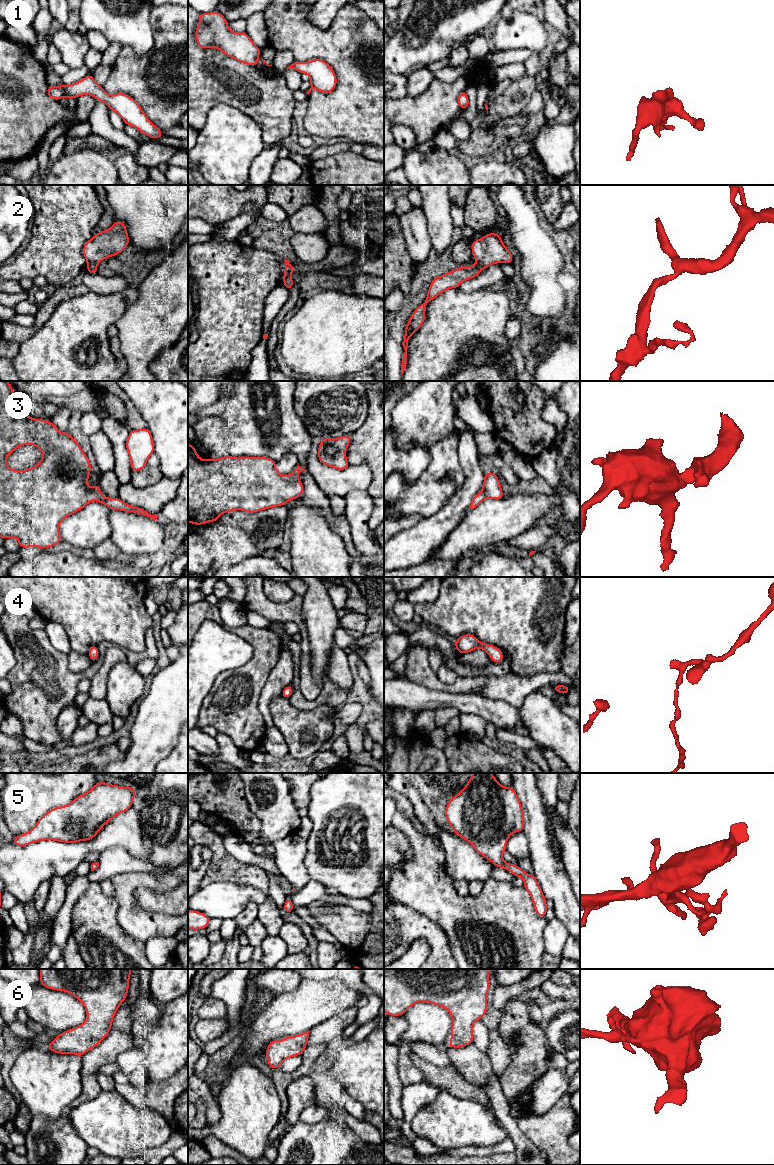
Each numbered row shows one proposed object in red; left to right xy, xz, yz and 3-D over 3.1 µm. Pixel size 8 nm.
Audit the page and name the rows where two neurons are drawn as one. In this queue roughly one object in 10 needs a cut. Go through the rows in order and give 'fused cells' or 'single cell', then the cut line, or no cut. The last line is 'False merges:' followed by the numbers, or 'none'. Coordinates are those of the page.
1: single cell | no cut
2: single cell | no cut
3: single cell | no cut
4: single cell | no cut
5: single cell | no cut
6: single cell | no cut
False merges: none

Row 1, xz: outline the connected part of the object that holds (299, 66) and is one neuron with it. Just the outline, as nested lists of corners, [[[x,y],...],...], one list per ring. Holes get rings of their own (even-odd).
[[[313,59],[304,63],[295,60],[288,69],[296,69],[301,74],[305,73],[310,76],[311,88],[306,92],[308,95],[312,89],[322,93],[330,93],[337,84],[335,72],[327,62],[321,59]]]

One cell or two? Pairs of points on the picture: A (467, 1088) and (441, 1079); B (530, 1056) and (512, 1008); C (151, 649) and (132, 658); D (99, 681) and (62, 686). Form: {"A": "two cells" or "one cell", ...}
{"A": "one cell", "B": "one cell", "C": "one cell", "D": "two cells"}

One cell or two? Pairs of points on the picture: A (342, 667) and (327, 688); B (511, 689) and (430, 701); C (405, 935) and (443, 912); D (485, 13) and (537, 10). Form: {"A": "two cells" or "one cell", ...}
{"A": "two cells", "B": "two cells", "C": "two cells", "D": "two cells"}

